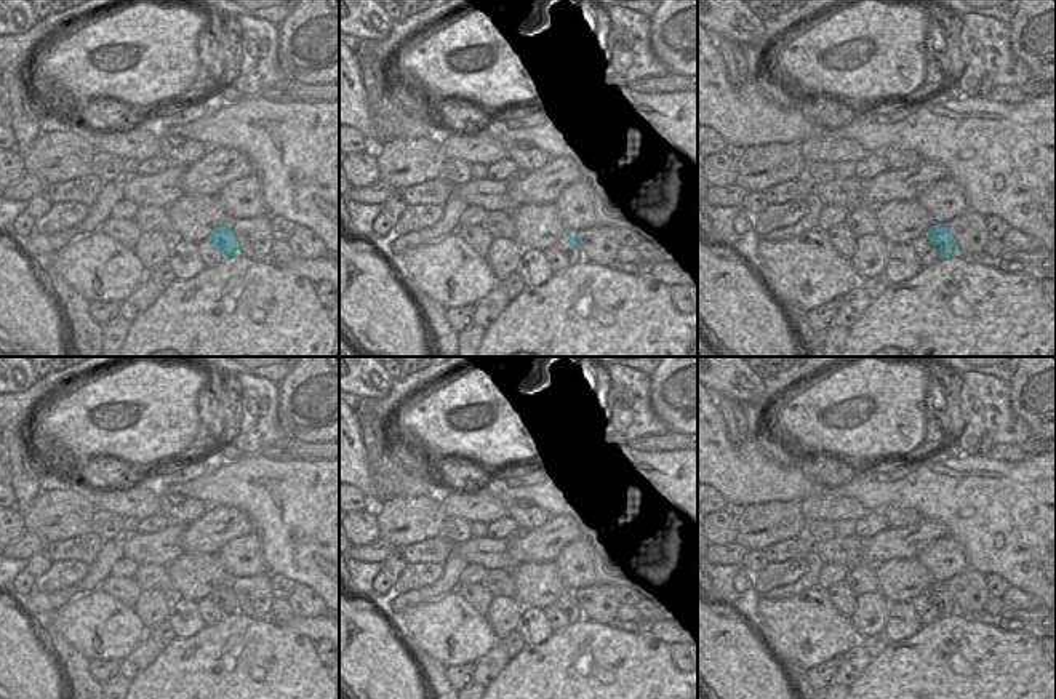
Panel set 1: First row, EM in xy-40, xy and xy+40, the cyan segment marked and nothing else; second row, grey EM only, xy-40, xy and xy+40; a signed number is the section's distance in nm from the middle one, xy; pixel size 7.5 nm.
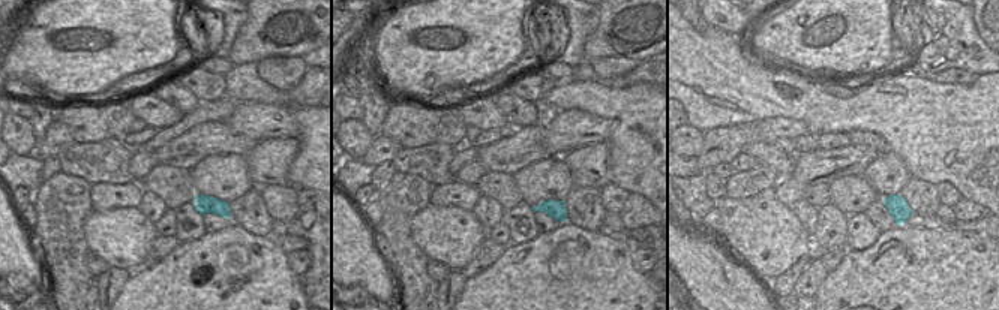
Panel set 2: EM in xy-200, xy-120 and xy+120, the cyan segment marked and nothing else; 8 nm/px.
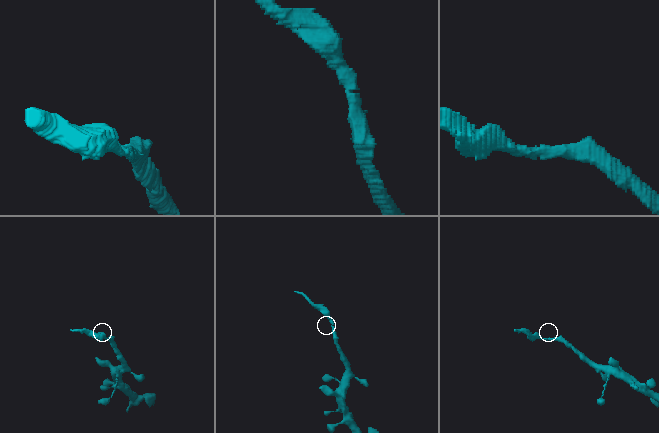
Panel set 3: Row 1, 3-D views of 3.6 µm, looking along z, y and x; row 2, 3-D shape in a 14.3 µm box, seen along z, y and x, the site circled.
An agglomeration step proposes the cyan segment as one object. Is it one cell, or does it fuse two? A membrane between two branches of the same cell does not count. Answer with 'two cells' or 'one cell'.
one cell

